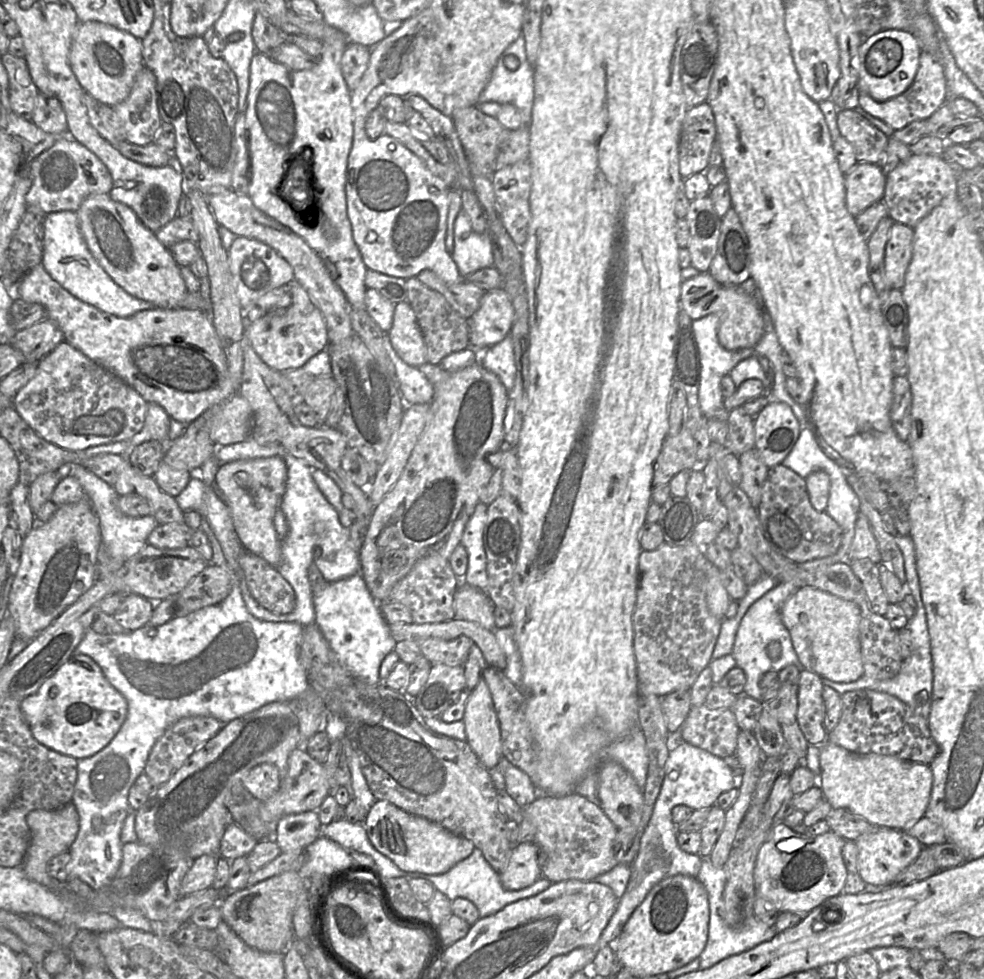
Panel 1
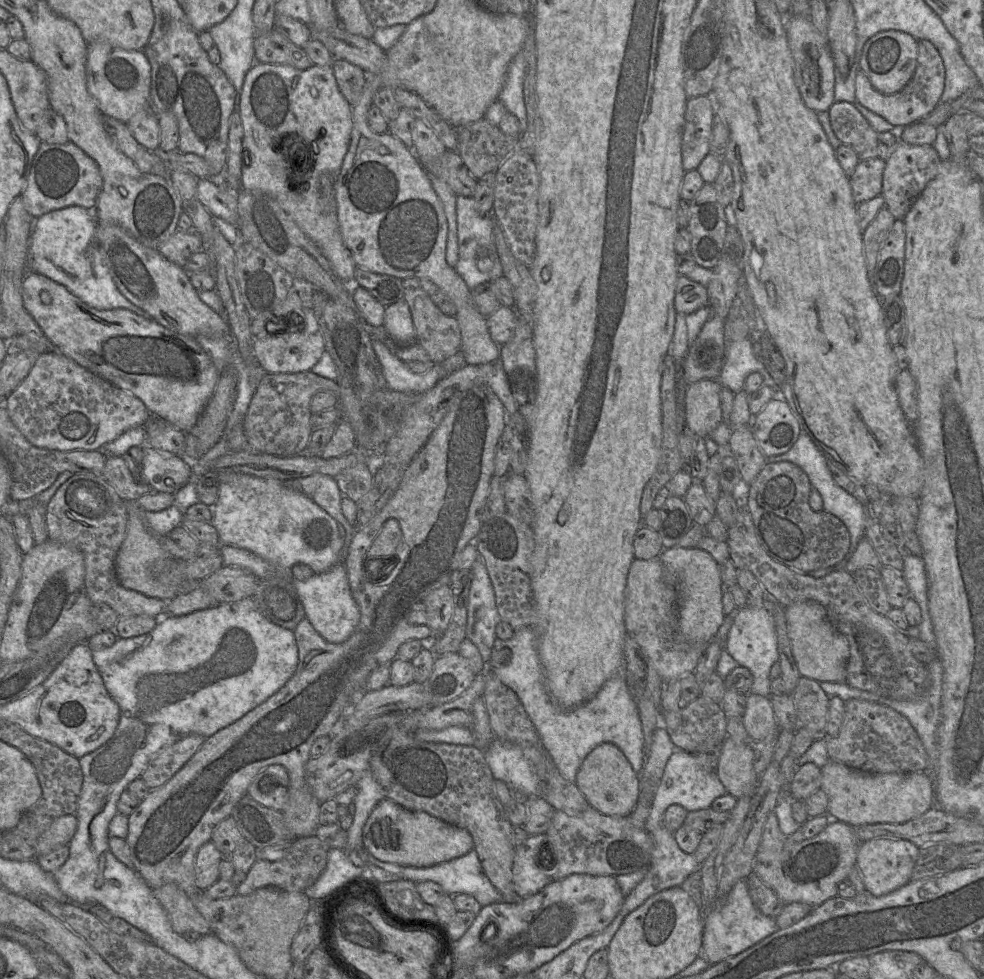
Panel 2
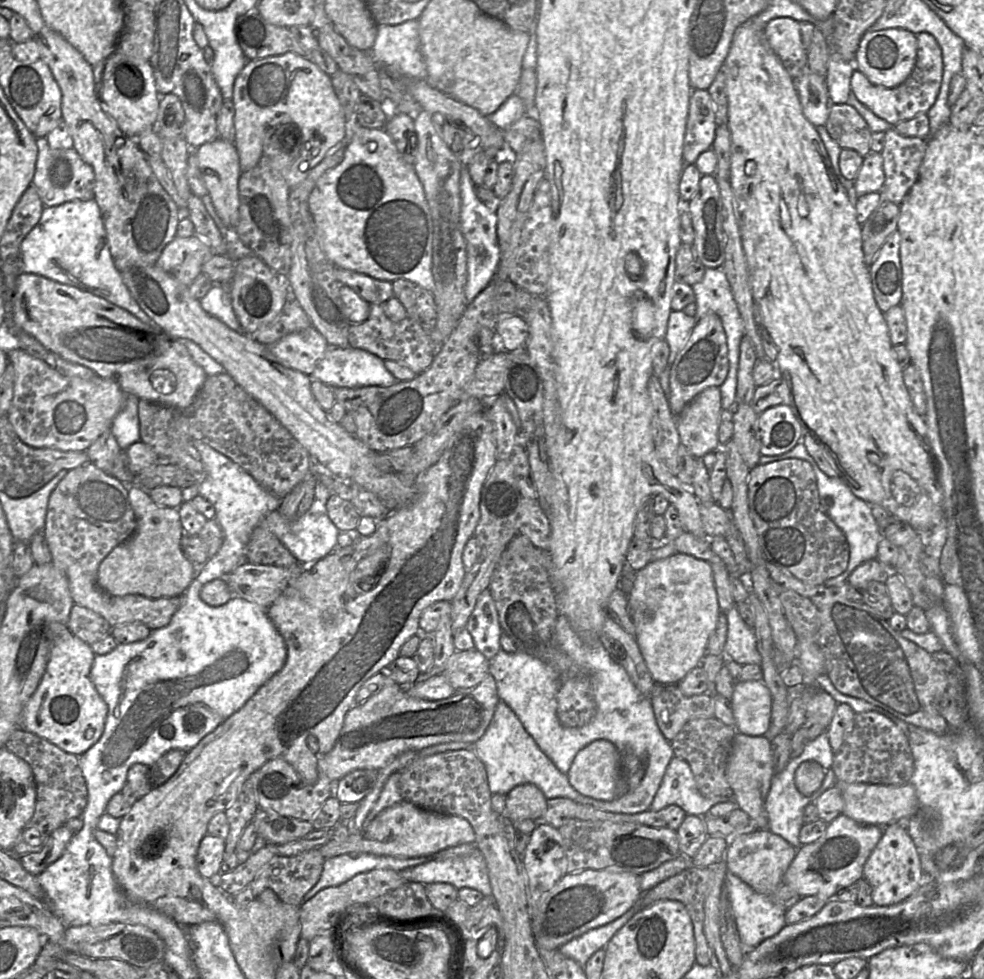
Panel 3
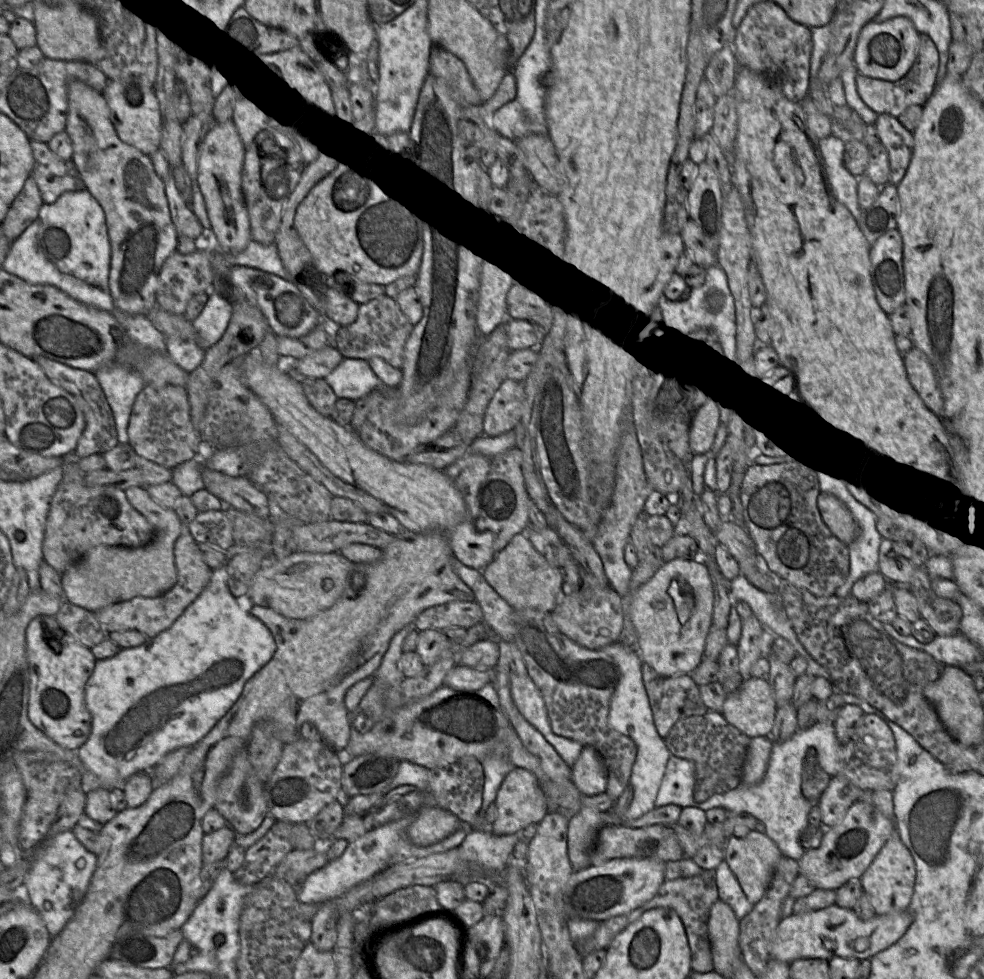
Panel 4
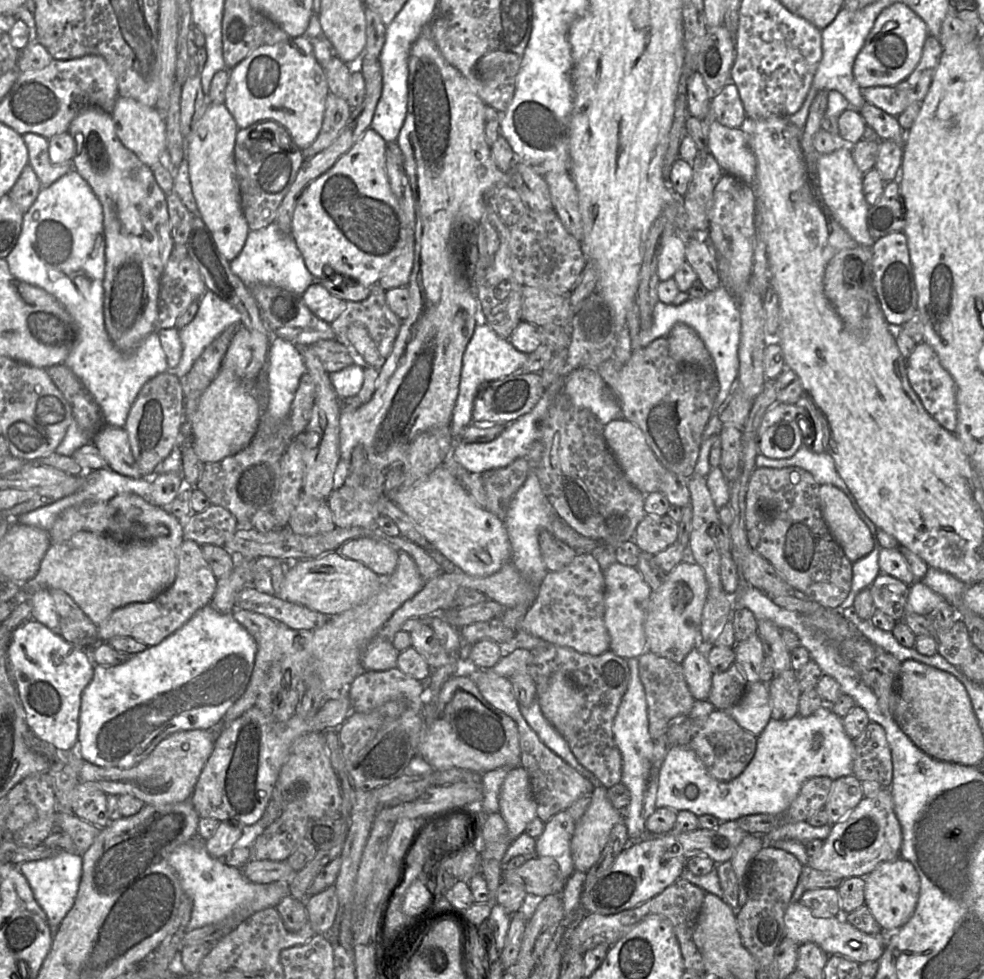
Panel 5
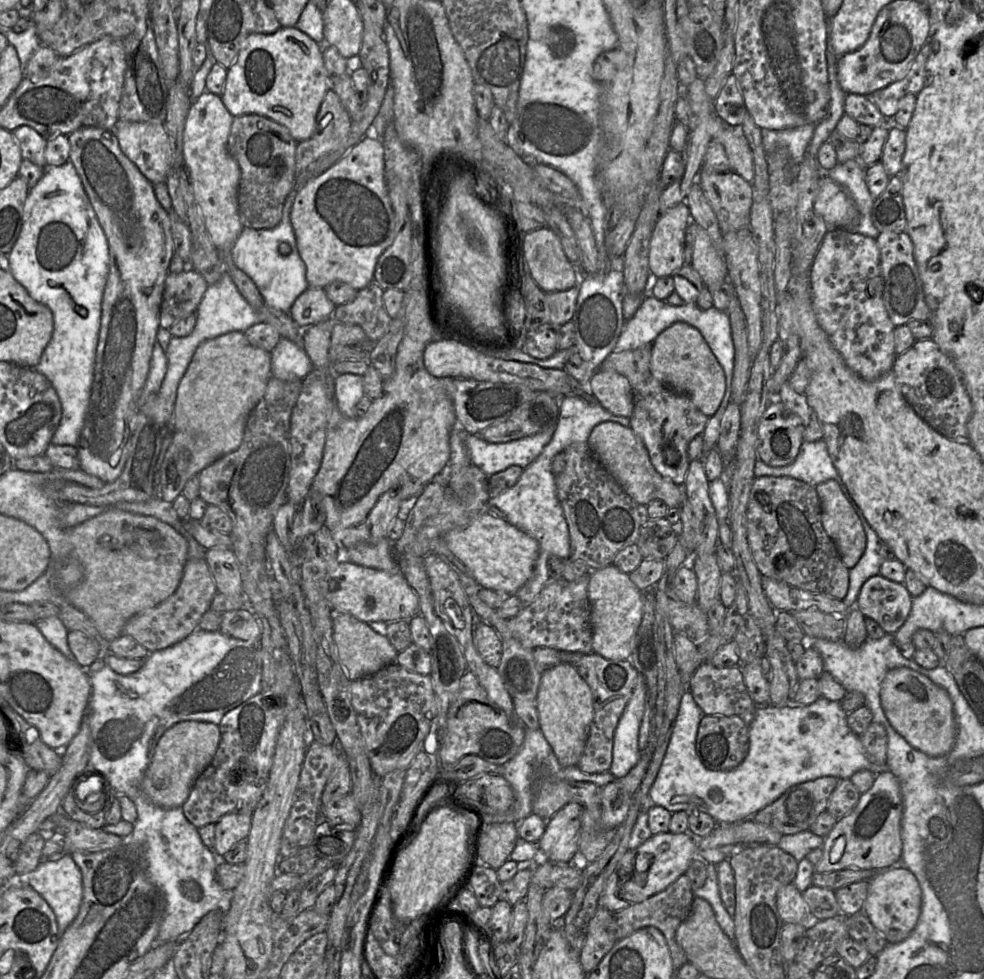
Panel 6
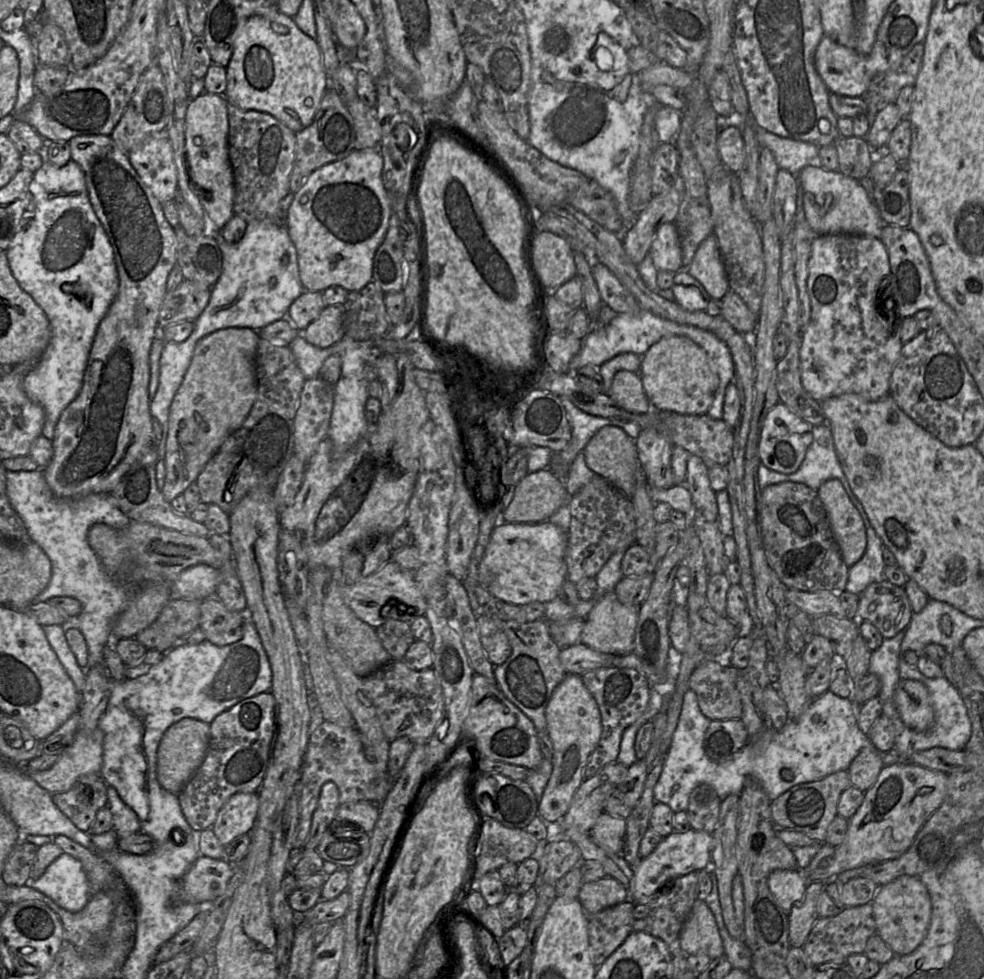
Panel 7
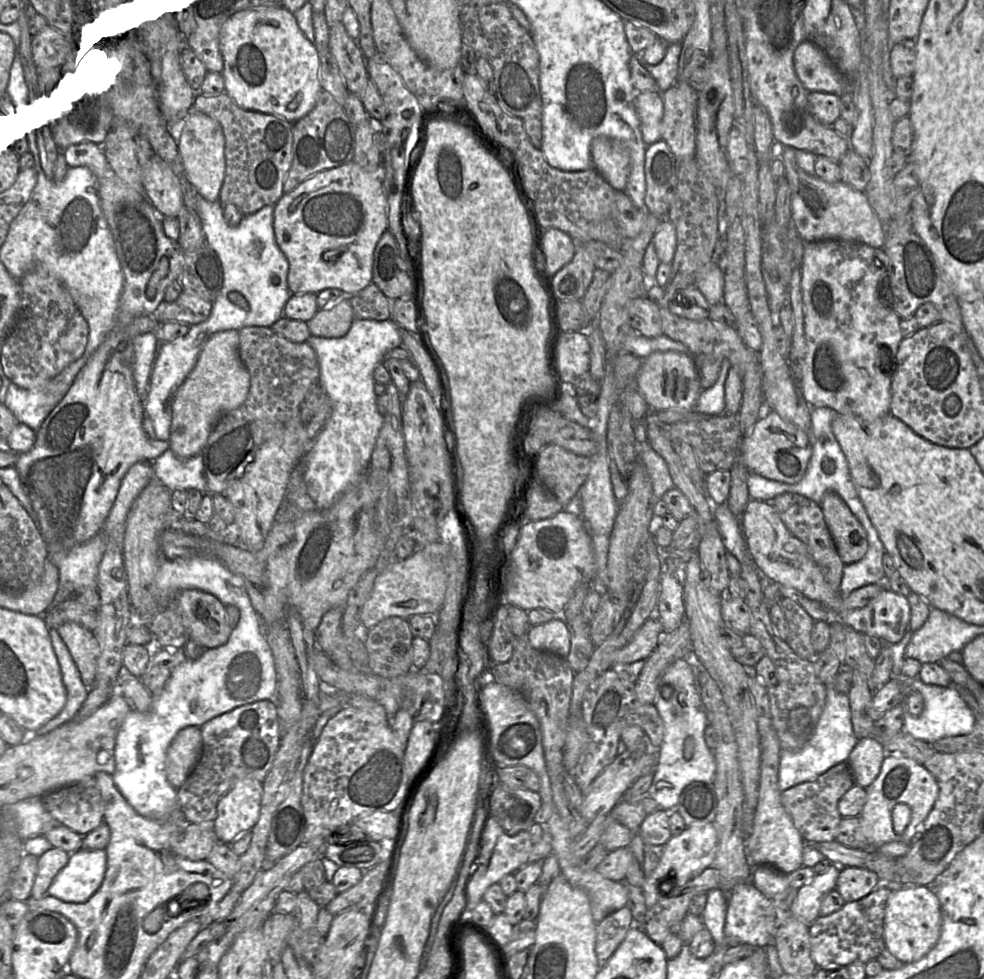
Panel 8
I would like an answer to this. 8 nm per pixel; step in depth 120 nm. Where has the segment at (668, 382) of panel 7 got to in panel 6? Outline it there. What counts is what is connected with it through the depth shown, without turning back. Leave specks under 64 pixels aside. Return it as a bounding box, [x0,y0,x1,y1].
[651,321,725,416]

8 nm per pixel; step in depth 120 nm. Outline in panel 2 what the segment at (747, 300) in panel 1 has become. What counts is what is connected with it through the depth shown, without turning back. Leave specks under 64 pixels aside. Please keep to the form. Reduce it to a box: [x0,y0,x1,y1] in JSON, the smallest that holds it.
[674,275,708,316]

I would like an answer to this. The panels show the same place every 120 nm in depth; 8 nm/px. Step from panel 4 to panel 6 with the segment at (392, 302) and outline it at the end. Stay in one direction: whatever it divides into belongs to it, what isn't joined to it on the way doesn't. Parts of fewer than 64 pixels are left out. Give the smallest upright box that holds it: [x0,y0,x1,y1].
[332,281,392,342]

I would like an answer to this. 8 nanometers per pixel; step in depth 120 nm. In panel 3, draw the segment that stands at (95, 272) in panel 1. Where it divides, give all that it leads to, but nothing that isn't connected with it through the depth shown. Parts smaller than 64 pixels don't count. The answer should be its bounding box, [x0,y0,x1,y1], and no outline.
[21,201,156,325]

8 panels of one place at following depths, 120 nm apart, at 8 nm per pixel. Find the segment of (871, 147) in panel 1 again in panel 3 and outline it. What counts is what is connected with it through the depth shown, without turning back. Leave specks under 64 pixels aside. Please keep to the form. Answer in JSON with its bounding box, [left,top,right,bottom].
[825,103,872,158]

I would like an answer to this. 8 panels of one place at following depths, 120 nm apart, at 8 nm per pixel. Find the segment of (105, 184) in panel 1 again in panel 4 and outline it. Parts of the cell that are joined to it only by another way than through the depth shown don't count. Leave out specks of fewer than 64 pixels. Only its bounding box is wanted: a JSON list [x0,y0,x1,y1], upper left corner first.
[30,141,86,204]

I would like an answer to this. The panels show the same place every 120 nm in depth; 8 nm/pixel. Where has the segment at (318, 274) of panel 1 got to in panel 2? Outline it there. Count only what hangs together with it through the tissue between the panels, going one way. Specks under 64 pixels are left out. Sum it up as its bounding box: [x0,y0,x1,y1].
[197,179,238,226]

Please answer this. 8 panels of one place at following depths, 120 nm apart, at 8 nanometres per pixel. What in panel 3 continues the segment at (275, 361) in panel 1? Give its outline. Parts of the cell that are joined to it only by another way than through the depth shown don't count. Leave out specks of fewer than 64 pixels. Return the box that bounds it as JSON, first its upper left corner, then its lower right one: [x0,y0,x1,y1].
[268,325,328,377]

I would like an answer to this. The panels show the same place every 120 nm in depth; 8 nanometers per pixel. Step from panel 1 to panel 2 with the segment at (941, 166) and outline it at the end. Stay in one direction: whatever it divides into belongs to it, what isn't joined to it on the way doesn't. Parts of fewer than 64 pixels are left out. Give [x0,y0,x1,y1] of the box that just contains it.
[881,141,942,220]

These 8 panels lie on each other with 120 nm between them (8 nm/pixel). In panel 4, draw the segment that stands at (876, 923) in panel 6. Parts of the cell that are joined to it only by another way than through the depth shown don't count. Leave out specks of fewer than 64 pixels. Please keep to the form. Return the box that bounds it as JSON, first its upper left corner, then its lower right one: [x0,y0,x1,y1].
[861,828,916,915]

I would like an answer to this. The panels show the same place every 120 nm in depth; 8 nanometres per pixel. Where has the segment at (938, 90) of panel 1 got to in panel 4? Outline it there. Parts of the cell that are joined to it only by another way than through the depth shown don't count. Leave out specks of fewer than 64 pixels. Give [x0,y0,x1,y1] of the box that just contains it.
[856,33,939,117]

